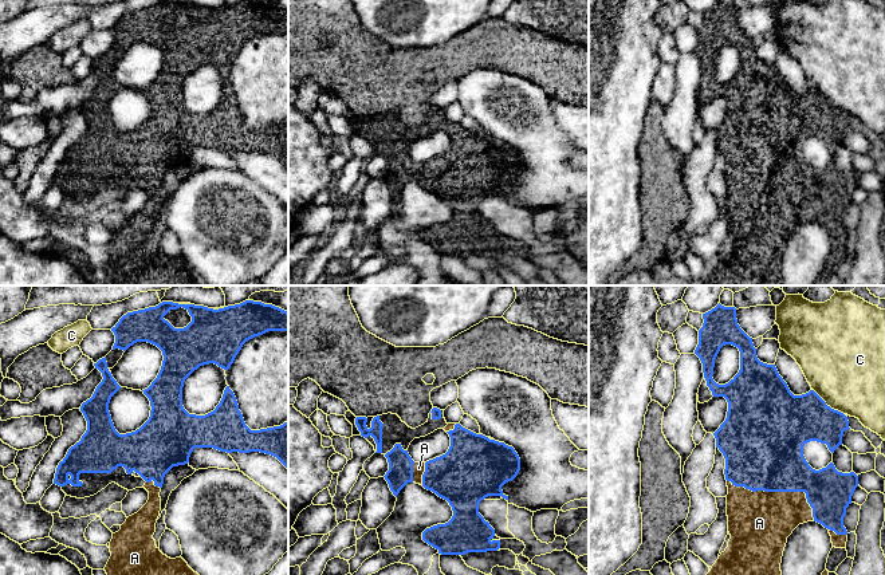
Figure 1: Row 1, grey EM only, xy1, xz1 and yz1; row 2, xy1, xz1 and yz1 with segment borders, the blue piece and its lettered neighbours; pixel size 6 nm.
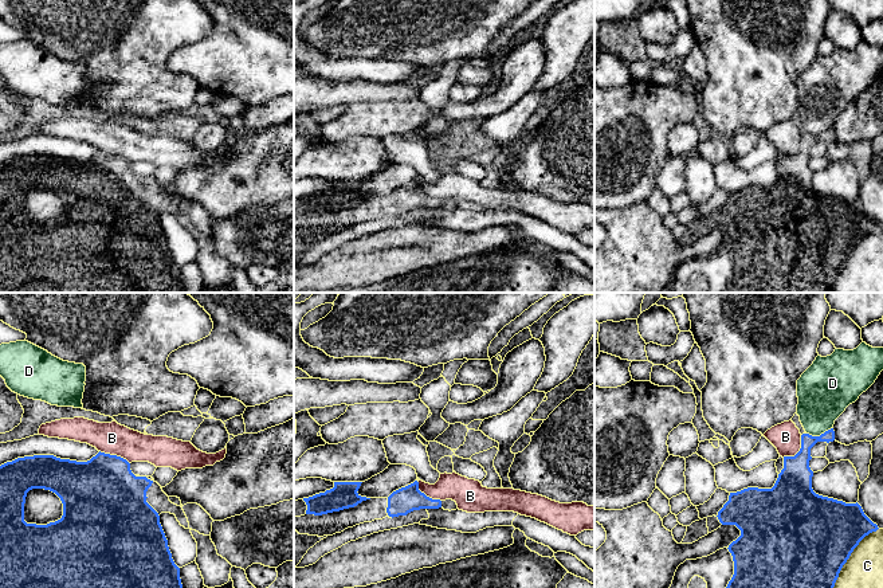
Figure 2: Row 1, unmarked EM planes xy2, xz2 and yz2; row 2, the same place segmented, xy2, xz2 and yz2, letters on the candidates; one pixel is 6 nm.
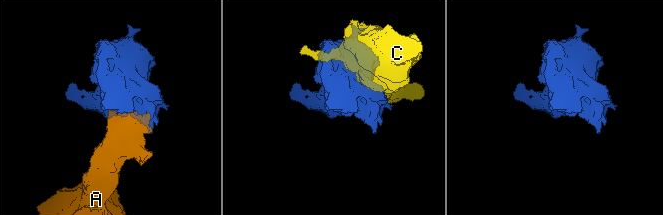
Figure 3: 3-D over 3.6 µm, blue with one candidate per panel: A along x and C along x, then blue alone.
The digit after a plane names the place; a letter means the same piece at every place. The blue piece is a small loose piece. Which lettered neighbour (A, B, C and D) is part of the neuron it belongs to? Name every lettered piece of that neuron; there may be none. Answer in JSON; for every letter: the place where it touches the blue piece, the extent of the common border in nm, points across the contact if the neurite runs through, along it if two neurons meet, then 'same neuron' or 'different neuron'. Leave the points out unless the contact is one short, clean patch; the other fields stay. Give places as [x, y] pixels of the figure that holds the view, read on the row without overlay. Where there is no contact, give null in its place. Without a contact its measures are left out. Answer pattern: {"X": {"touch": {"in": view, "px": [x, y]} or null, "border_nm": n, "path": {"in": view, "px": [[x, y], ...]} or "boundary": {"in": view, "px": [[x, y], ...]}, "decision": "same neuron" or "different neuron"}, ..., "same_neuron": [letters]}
{"A": {"touch": {"in": "yz1", "px": [779, 190]}, "border_nm": 600, "decision": "same neuron"}, "B": {"touch": {"in": "yz2", "px": [799, 151]}, "border_nm": 180, "boundary": {"in": "yz2", "px": [[801, 134], [801, 146], [793, 155], [783, 156]]}, "decision": "different neuron"}, "C": {"touch": {"in": "yz2", "px": [848, 257]}, "border_nm": 480, "decision": "different neuron"}, "D": {"touch": {"in": "yz2", "px": [820, 134]}, "border_nm": 170, "boundary": {"in": "yz2", "px": [[832, 126], [819, 134], [807, 133]]}, "decision": "different neuron"}, "same_neuron": ["A"]}

